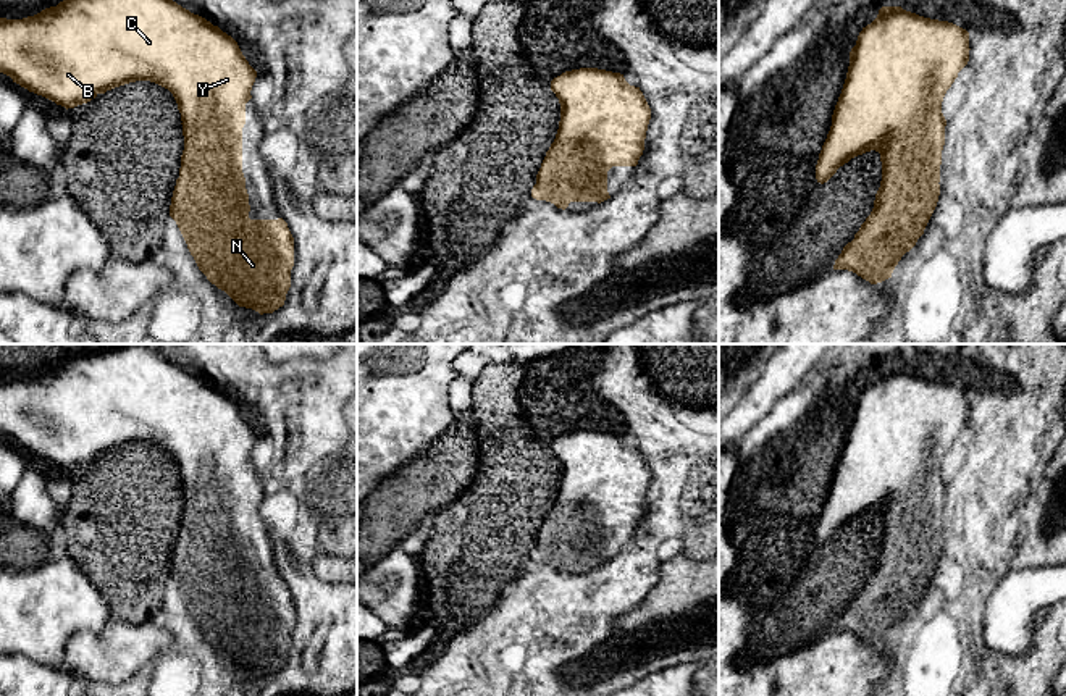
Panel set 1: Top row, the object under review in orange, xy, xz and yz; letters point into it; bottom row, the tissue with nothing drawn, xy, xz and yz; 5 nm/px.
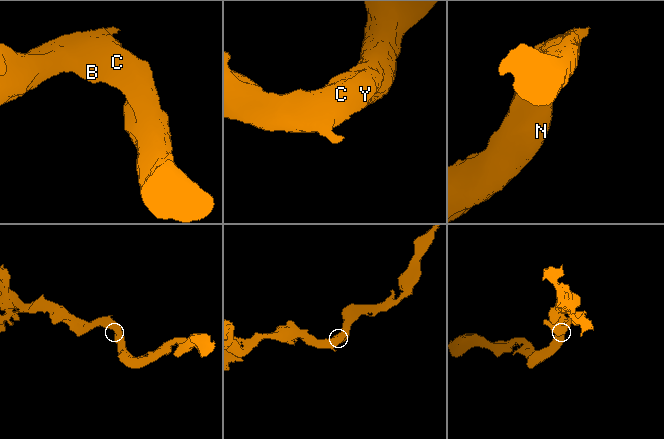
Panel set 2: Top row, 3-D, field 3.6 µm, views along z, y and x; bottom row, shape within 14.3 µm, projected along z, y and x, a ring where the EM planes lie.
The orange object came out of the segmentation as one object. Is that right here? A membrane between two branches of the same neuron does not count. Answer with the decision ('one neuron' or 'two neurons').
one neuron

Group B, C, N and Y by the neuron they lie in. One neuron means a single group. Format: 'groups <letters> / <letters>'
groups B C N Y

